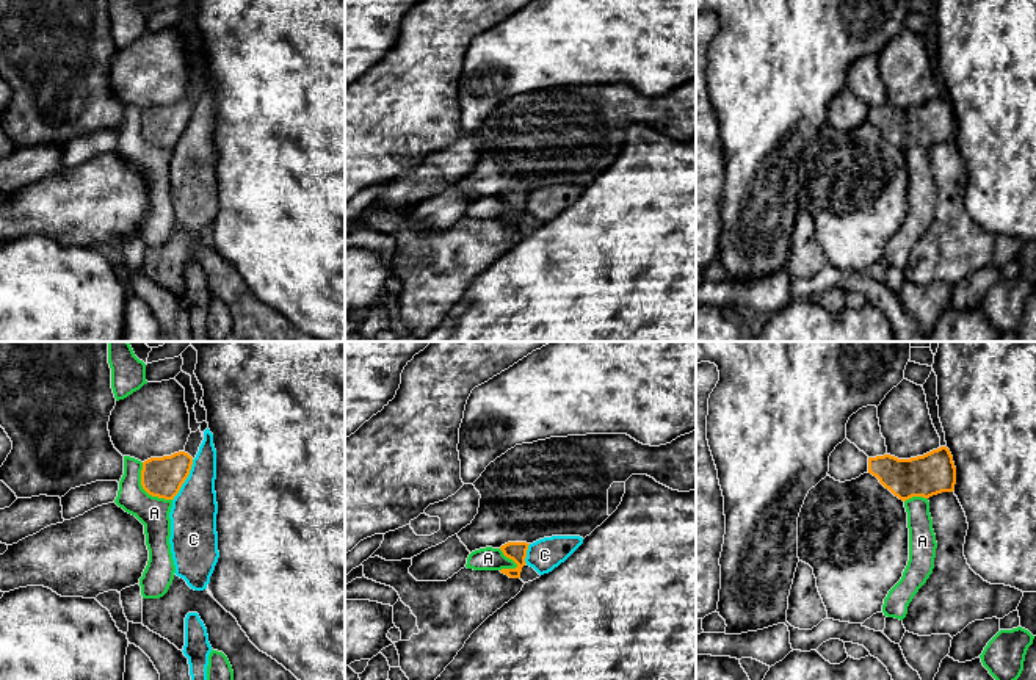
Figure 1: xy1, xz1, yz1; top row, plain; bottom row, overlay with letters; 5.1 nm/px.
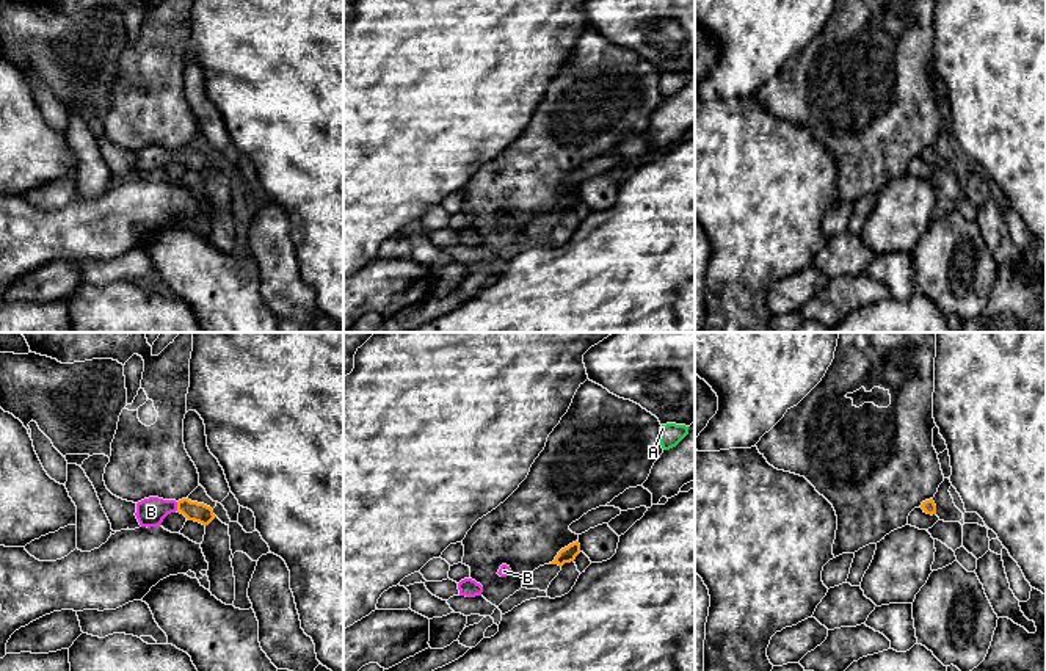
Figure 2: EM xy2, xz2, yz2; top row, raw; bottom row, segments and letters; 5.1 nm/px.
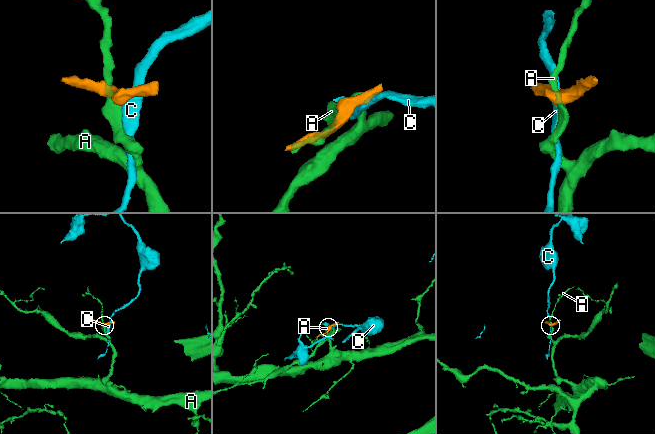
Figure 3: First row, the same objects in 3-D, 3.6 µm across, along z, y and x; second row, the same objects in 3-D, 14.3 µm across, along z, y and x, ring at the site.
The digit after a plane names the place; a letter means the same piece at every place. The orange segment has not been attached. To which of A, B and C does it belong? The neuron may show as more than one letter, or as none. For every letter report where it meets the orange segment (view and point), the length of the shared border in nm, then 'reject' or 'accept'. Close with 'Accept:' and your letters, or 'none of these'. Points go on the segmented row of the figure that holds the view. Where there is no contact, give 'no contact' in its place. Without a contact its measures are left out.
A: xy1 (144, 489) | 260 nm | reject
B: xy2 (177, 507) | 50 nm | accept
C: xy1 (185, 478) | 240 nm | reject
Accept: B

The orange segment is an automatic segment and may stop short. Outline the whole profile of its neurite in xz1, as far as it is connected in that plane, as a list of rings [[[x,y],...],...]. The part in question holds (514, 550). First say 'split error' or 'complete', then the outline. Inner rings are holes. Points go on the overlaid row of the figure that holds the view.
complete | [[[508,542],[502,545],[500,550],[503,552],[503,555],[513,559],[517,564],[517,567],[502,569],[500,572],[508,575],[509,578],[520,578],[522,567],[527,564],[525,558],[527,558],[528,545],[530,544],[527,542]]]

